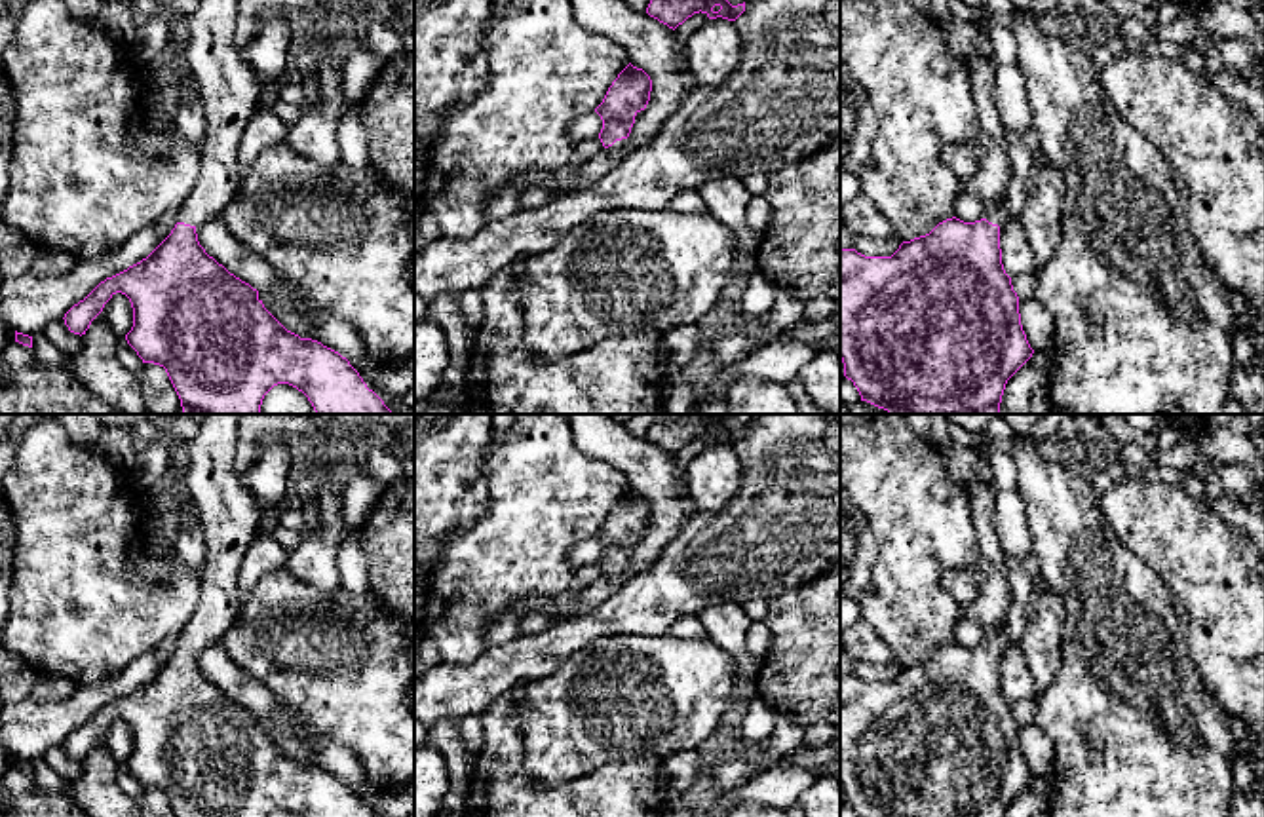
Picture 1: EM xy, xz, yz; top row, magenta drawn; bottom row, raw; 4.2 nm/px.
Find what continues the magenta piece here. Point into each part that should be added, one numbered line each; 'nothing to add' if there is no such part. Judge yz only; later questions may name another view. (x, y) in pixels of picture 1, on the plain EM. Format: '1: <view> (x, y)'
1: yz (995, 637)

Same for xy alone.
1: xy (230, 515)

